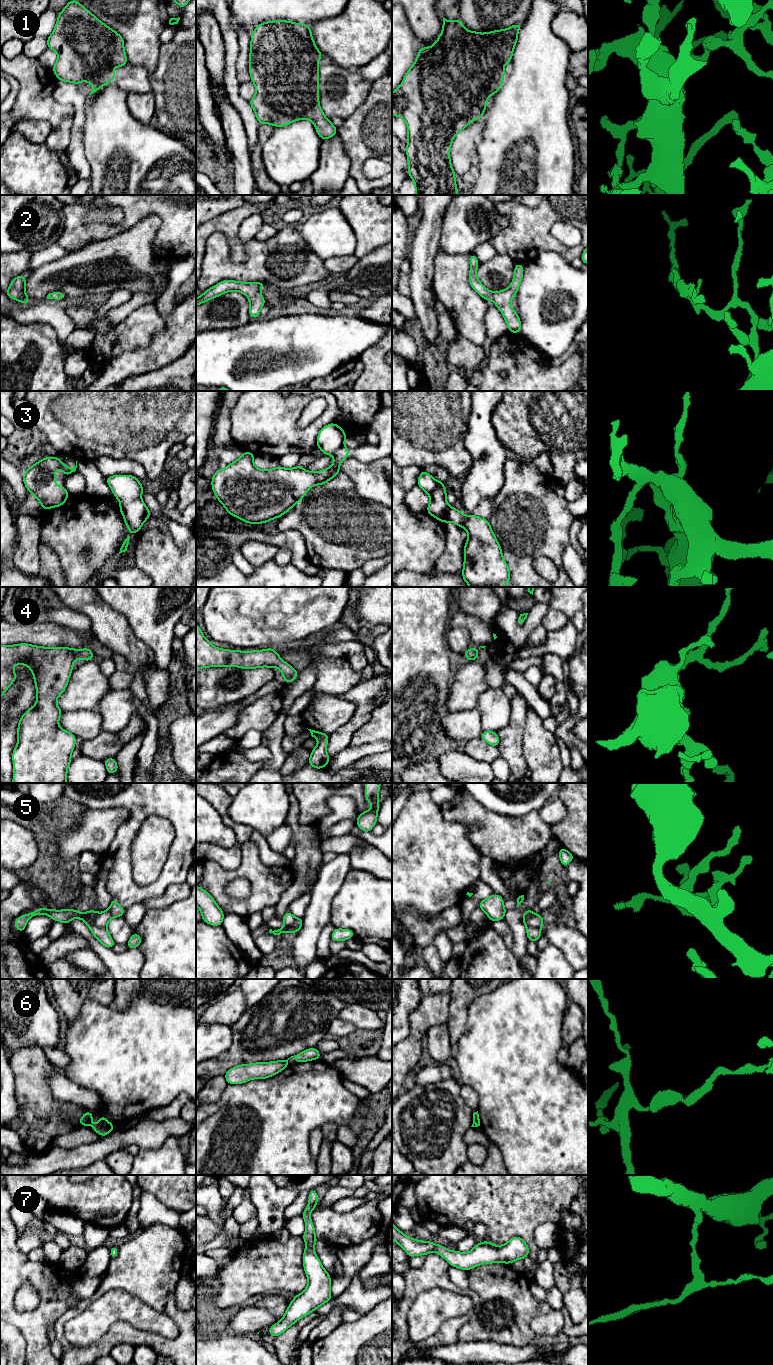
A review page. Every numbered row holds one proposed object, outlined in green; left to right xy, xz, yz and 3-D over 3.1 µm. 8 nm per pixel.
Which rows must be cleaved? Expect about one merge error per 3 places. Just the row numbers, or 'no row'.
3, 5, 6

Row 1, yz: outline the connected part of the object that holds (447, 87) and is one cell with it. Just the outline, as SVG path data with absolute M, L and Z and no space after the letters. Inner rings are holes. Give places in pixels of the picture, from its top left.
M443 17L443 28L440 36L432 47L420 48L416 61L407 71L401 85L392 93L392 115L401 117L407 125L407 147L406 153L408 158L408 173L415 183L415 195L459 195L456 187L455 172L450 162L450 147L454 137L466 128L471 121L478 120L483 117L488 98L492 94L496 94L501 88L504 80L504 65L512 61L514 47L518 40L518 31L521 23L517 23L507 29L495 30L487 33L478 33L475 31L467 31L462 24L460 18L455 21L447 20Z

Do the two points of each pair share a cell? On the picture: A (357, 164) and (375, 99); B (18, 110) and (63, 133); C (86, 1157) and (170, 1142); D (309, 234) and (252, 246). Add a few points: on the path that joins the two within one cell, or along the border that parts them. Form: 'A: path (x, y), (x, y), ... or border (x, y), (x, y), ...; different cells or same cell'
A: path (359, 148), (362, 139), (374, 127), (374, 115); same cell
B: border (72, 115), (68, 116), (52, 131); different cells
C: border (177, 1138), (169, 1136), (157, 1148), (140, 1149); different cells
D: border (296, 226), (307, 247), (316, 254); different cells

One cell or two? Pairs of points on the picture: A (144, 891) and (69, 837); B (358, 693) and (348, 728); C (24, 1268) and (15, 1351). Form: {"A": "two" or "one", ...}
{"A": "two", "B": "one", "C": "two"}

